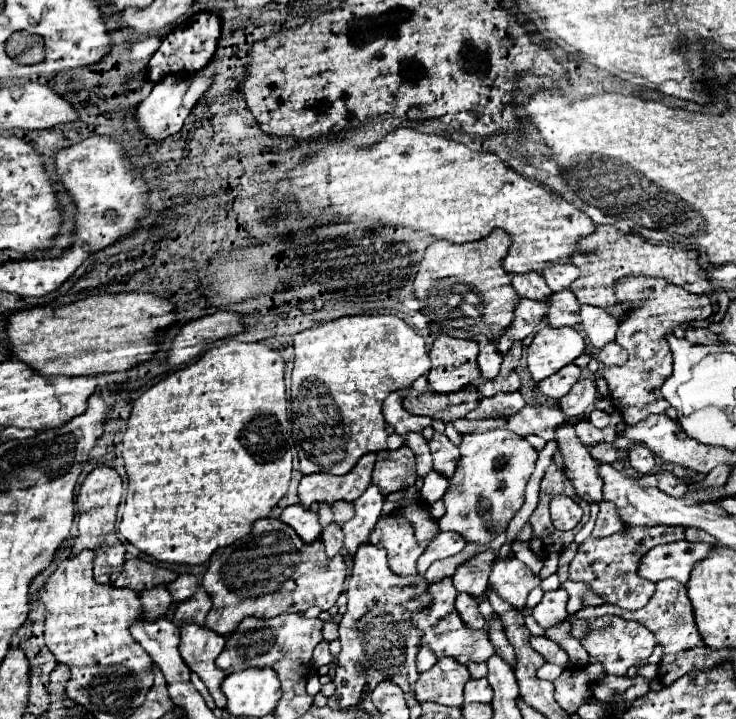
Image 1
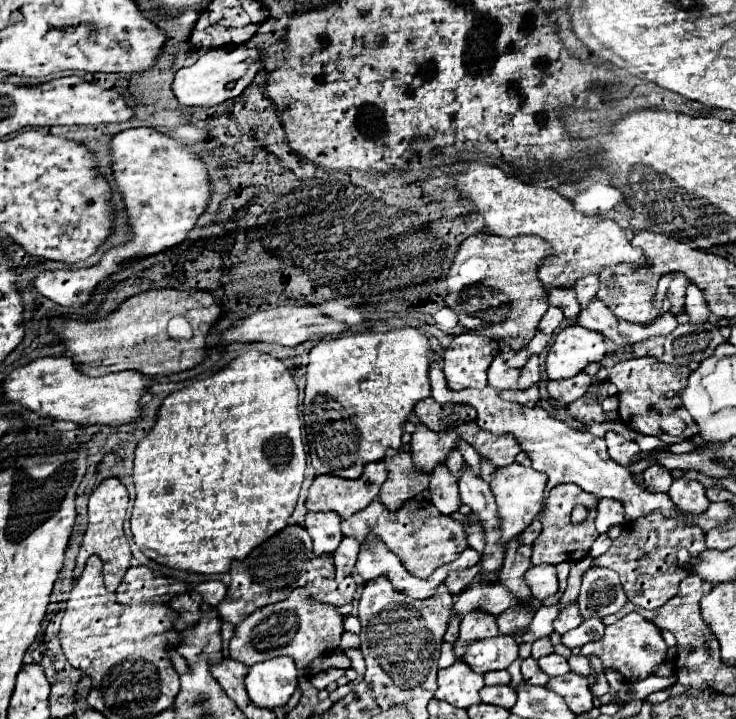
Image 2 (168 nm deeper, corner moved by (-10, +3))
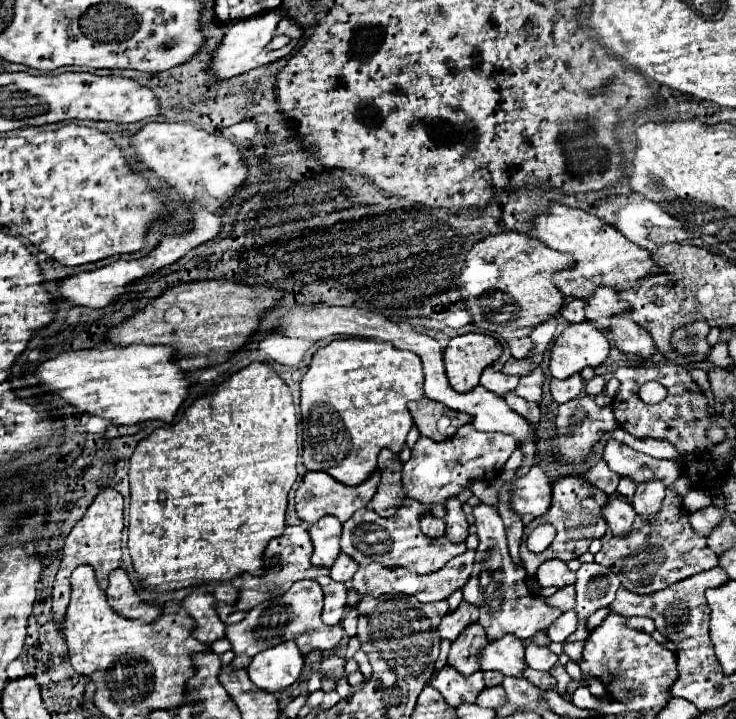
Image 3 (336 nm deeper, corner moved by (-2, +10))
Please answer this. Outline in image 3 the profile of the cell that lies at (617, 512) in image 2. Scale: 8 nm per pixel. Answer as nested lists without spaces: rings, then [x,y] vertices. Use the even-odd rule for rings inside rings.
[[[618,494],[608,496],[608,500],[606,500],[604,508],[600,510],[600,514],[606,520],[606,524],[608,524],[608,528],[614,536],[618,536],[622,532],[628,532],[628,528],[632,526],[632,520],[636,516],[632,504],[628,500],[624,500],[622,496],[618,496]]]

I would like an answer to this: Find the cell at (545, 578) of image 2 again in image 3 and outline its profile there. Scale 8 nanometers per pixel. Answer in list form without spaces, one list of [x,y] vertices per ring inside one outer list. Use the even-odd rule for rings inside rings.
[[[546,560],[538,566],[536,570],[536,580],[540,586],[568,586],[574,584],[576,574],[572,570],[568,570],[568,566],[562,560]]]

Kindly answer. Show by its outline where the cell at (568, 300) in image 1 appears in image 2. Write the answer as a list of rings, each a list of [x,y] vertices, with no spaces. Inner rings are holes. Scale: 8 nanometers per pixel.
[[[594,299],[590,303],[590,307],[582,309],[576,321],[578,321],[578,325],[582,325],[586,329],[592,329],[592,331],[602,333],[604,337],[608,337],[618,347],[631,348],[632,346],[631,343],[620,335],[620,331],[618,331],[618,317],[612,311],[608,311],[608,307],[600,299]]]

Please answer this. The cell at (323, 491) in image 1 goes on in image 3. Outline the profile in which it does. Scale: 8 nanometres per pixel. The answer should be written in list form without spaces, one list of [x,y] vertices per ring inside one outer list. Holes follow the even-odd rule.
[[[374,470],[370,474],[370,478],[366,478],[362,484],[354,486],[346,486],[346,484],[338,484],[338,480],[334,480],[332,476],[324,474],[324,472],[306,472],[306,476],[302,478],[298,490],[296,490],[296,512],[300,516],[300,520],[306,520],[310,524],[316,524],[316,520],[320,520],[320,516],[332,514],[336,516],[340,522],[346,522],[356,510],[364,508],[370,498],[376,492],[376,484],[380,480],[380,472]]]

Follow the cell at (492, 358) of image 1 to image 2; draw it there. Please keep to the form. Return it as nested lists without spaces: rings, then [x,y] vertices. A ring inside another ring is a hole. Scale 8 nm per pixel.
[[[496,357],[488,369],[488,385],[504,391],[504,389],[516,389],[516,379],[520,377],[518,369],[510,369],[502,357]]]

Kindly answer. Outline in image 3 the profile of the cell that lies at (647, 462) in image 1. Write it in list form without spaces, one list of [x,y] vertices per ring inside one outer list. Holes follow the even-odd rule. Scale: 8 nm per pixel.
[[[652,478],[646,482],[640,482],[636,488],[636,494],[632,498],[632,506],[638,514],[644,516],[644,520],[650,520],[652,514],[656,512],[656,508],[660,508],[662,498],[664,498],[666,486],[662,480]]]

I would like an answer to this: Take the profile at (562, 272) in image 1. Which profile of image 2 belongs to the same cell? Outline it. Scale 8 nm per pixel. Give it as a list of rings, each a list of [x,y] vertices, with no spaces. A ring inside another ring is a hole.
[[[588,275],[588,277],[582,277],[576,285],[574,285],[574,291],[578,295],[578,301],[582,307],[588,307],[588,303],[592,303],[592,299],[596,299],[596,293],[598,293],[598,277],[596,275]]]

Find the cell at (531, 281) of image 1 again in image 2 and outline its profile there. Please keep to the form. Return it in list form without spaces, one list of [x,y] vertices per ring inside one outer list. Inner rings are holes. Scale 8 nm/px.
[[[550,289],[548,301],[550,301],[550,305],[560,307],[562,313],[566,315],[566,319],[574,319],[580,313],[580,303],[572,289]]]

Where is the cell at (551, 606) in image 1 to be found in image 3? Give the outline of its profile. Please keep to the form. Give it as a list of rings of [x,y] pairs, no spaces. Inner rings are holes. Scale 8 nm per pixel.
[[[568,610],[568,612],[564,612],[562,616],[558,616],[558,618],[550,624],[550,628],[548,628],[546,632],[548,632],[548,636],[550,636],[552,642],[564,642],[564,640],[576,630],[576,626],[578,626],[576,612],[574,612],[574,610]]]

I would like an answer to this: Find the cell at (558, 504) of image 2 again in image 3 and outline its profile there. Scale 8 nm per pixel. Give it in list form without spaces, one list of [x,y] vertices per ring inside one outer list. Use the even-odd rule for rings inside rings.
[[[564,476],[564,478],[554,480],[554,484],[552,484],[552,506],[548,508],[546,514],[534,518],[532,526],[552,524],[556,528],[556,538],[544,552],[532,554],[530,550],[526,550],[526,536],[524,536],[522,546],[520,546],[520,558],[522,558],[522,564],[526,568],[526,574],[534,576],[536,568],[544,560],[550,560],[550,558],[558,558],[558,560],[564,560],[564,562],[578,558],[582,552],[588,550],[592,538],[602,538],[606,534],[608,526],[604,524],[604,518],[600,516],[600,506],[604,506],[606,498],[608,496],[604,492],[596,492],[596,488],[588,488],[588,484],[584,484],[584,480],[580,480],[578,476]]]

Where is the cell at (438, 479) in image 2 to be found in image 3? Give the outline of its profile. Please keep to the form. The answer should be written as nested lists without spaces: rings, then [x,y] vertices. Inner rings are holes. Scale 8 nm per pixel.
[[[450,496],[446,500],[444,508],[446,508],[444,522],[446,522],[448,540],[452,540],[452,542],[466,540],[466,536],[468,536],[468,520],[466,520],[466,514],[462,510],[462,502],[456,496]]]

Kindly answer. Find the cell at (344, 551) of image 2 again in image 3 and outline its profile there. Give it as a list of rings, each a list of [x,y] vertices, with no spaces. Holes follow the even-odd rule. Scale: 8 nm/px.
[[[340,552],[338,558],[336,558],[336,562],[330,568],[330,576],[332,576],[332,580],[348,582],[354,576],[356,570],[358,570],[356,560],[352,560],[352,556],[348,556],[346,552]]]

